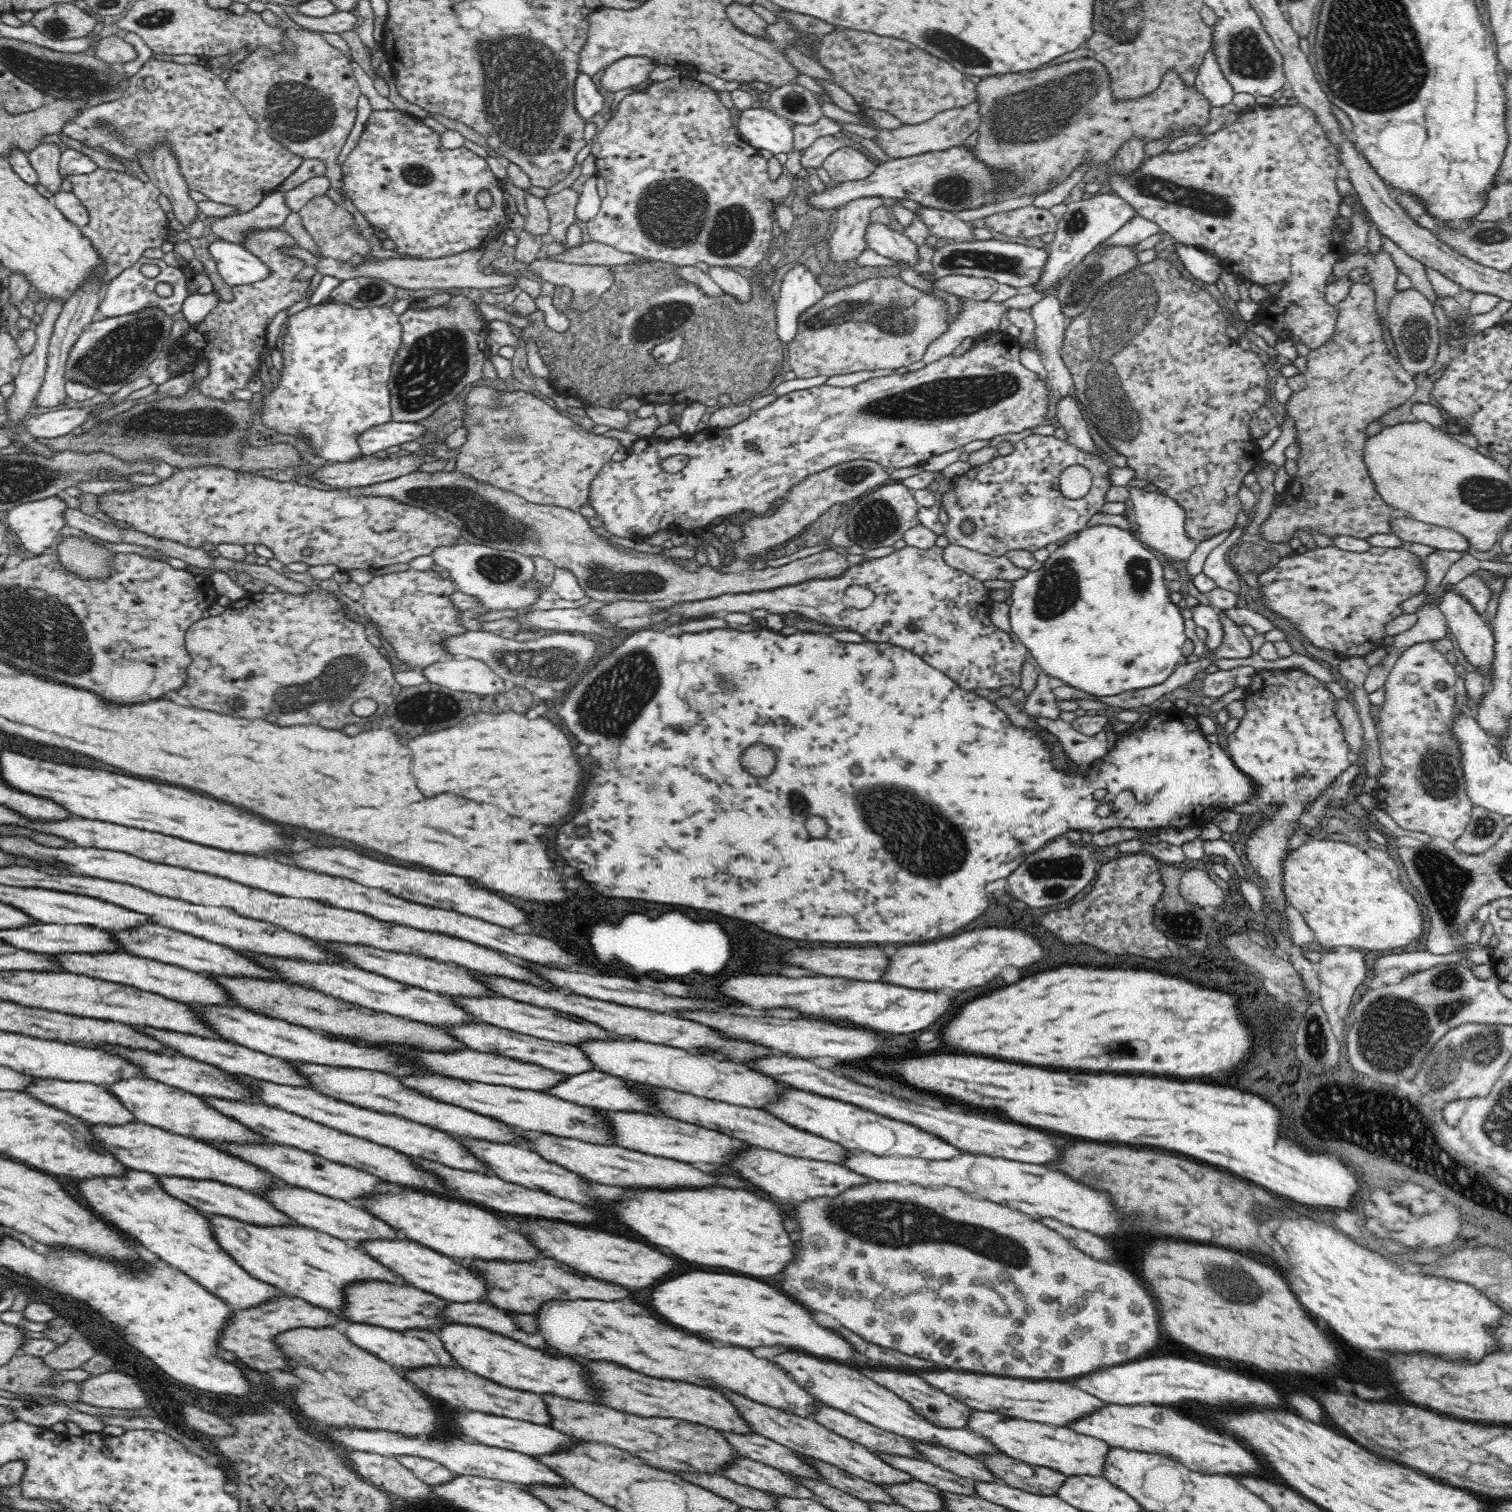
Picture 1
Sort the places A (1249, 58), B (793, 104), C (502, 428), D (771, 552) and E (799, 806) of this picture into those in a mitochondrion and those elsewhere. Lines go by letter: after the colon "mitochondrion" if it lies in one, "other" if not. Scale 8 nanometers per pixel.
A: mitochondrion
B: other
C: mitochondrion
D: other
E: mitochondrion

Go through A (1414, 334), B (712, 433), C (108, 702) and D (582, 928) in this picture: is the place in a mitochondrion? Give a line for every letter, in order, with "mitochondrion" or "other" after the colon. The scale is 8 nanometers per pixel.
A: mitochondrion
B: other
C: other
D: other

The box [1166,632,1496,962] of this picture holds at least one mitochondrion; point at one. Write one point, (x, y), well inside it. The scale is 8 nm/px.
(1444, 880)

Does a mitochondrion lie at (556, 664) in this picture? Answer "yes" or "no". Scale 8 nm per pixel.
yes

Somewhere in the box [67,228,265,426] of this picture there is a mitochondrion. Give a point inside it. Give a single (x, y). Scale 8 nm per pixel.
(111, 359)

